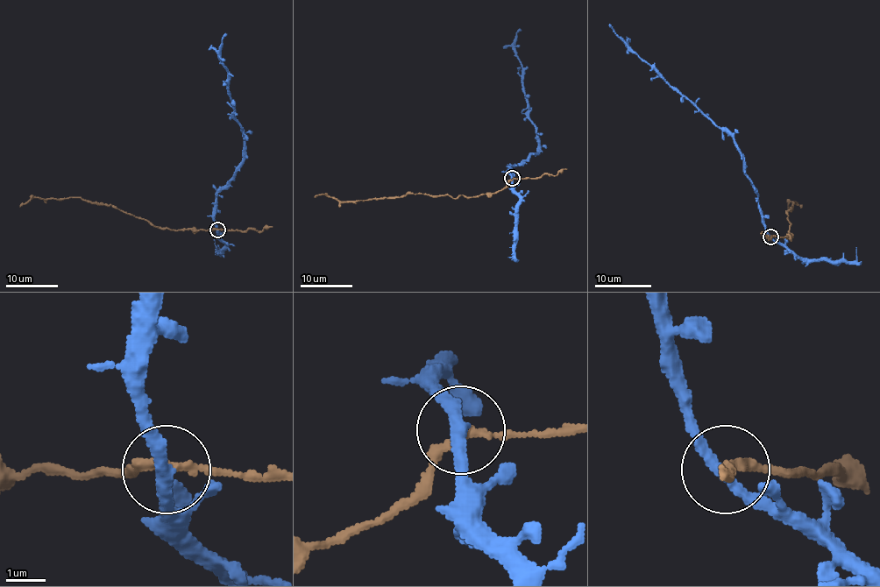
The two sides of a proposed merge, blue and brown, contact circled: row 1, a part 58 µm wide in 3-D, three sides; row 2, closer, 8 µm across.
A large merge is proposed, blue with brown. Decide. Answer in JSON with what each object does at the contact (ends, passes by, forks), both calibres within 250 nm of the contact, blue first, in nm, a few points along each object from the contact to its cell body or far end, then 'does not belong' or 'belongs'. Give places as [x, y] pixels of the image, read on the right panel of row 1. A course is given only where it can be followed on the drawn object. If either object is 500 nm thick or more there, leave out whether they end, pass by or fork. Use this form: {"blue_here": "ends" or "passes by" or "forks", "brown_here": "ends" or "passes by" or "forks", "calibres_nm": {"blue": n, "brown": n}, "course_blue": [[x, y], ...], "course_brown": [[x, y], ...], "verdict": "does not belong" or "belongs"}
{"blue_here": "passes by", "brown_here": "passes by", "calibres_nm": {"blue": 280, "brown": 220}, "course_blue": [[770, 236], [766, 230], [757, 191], [745, 173], [735, 140], [680, 95], [609, 24]], "course_brown": [[771, 236], [791, 237], [787, 212], [794, 201], [796, 203], [790, 202], [791, 212]], "verdict": "does not belong"}

